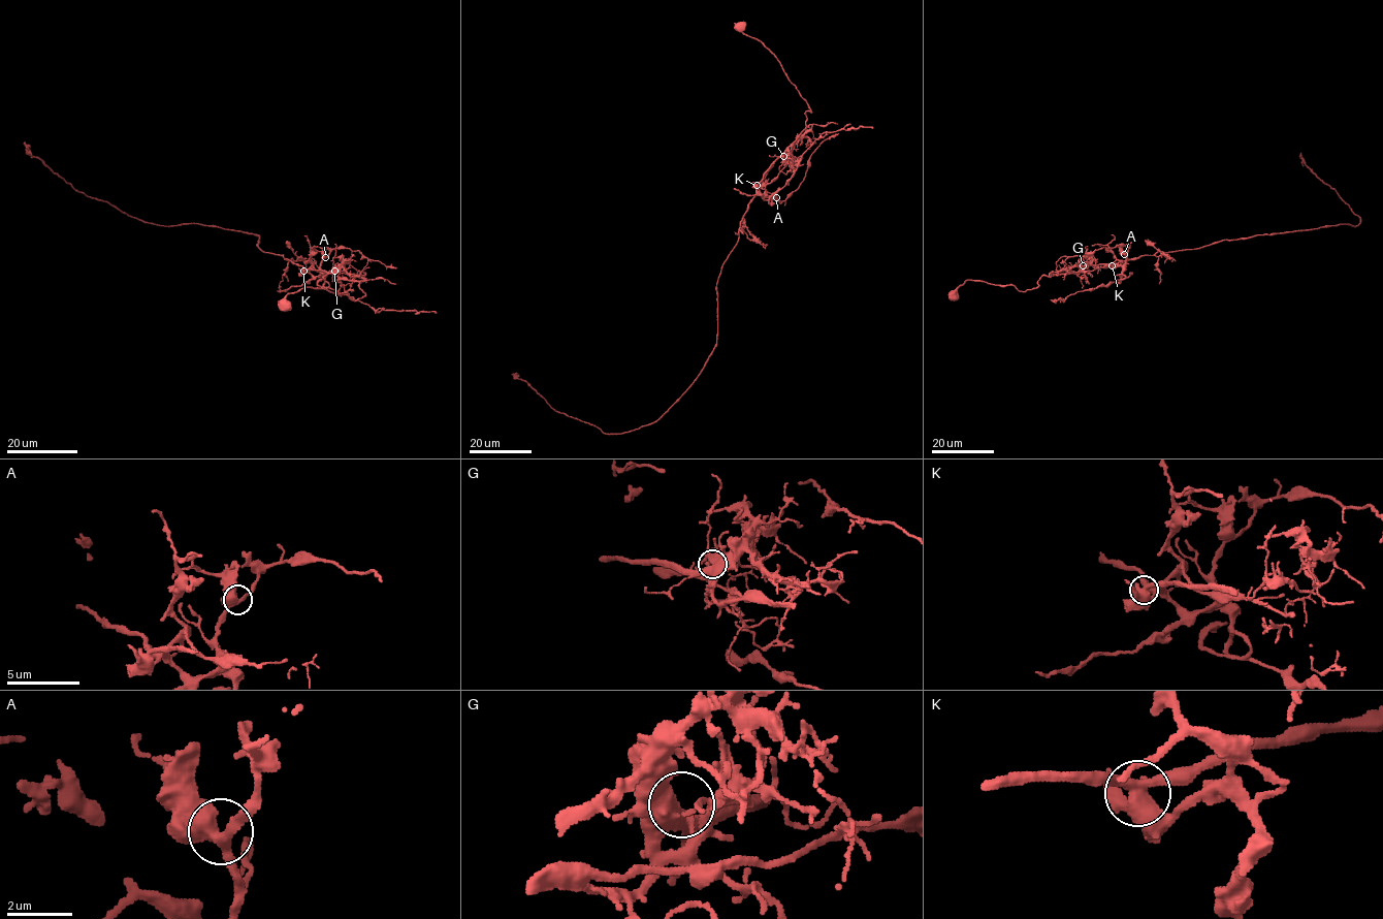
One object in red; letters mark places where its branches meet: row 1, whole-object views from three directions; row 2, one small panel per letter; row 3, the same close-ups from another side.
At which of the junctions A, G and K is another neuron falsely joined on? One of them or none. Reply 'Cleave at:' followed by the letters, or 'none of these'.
Cleave at: K

